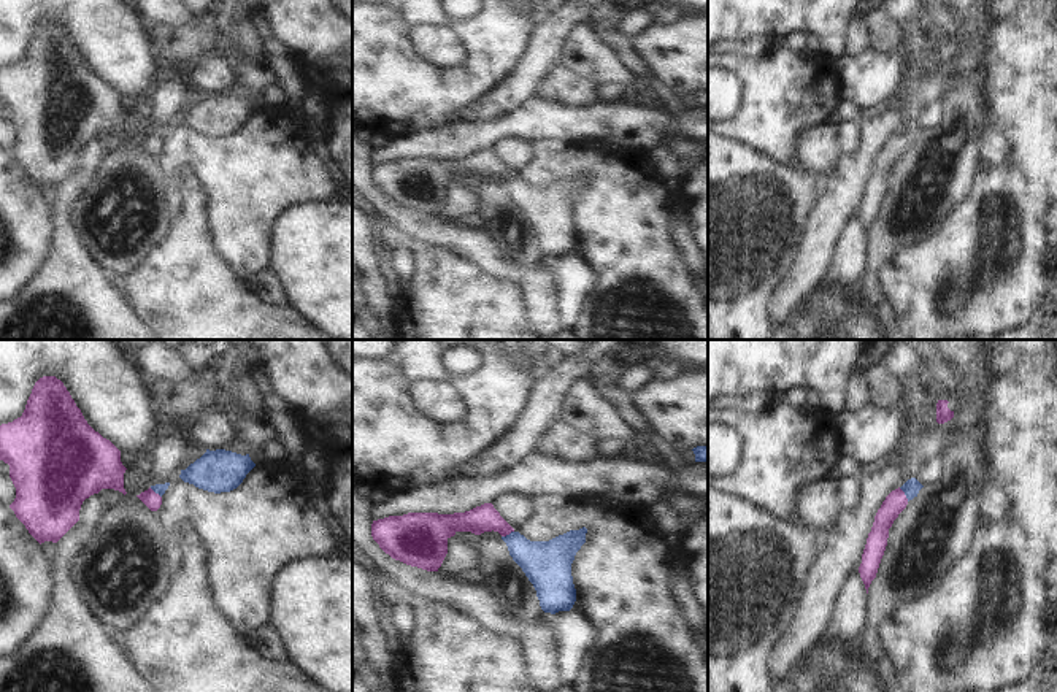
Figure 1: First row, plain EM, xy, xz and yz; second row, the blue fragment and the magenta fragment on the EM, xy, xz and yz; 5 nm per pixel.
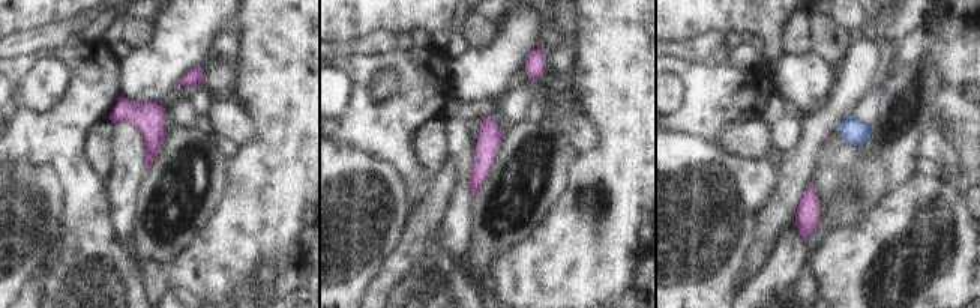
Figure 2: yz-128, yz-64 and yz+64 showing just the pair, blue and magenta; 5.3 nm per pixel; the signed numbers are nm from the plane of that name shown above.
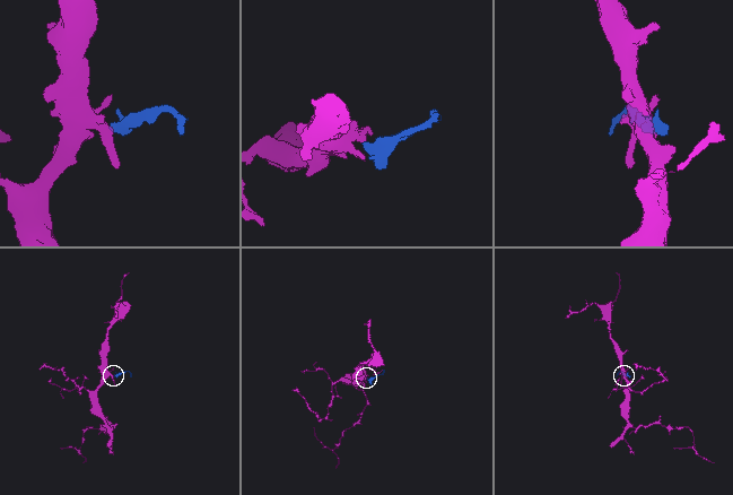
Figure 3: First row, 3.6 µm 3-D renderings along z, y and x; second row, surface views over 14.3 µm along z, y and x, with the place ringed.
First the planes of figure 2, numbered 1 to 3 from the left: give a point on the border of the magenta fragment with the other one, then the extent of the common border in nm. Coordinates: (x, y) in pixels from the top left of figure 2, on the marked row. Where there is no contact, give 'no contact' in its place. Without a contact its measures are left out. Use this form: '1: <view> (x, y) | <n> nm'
1: no contact
2: no contact
3: no contact

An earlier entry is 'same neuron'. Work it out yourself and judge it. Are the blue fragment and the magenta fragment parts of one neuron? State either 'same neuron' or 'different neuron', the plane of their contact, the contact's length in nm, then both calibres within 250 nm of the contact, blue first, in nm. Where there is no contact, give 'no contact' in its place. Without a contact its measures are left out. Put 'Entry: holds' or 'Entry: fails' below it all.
same neuron; contact in yz; length 90 nm; calibres 90 and 110 nm
Entry: holds

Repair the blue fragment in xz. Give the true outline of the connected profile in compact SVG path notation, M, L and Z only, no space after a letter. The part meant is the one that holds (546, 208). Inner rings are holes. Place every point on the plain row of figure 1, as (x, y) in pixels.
M484 148L465 157L408 157L373 165L371 181L392 203L427 216L438 216L448 184L457 176L498 176L509 200L536 235L544 257L570 256L576 246L571 208L586 187L587 173L570 175L549 186L530 186Z

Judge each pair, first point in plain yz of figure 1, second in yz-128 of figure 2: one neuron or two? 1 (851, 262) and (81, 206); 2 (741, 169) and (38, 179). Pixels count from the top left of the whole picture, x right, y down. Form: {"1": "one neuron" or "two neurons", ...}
{"1": "two neurons", "2": "one neuron"}

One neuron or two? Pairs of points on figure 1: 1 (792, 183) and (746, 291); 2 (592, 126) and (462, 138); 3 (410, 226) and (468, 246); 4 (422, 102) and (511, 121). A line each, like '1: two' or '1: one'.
1: one
2: one
3: one
4: two

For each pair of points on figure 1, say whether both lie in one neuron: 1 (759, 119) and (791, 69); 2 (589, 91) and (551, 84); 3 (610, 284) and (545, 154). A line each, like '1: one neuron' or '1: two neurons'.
1: one neuron
2: one neuron
3: one neuron

